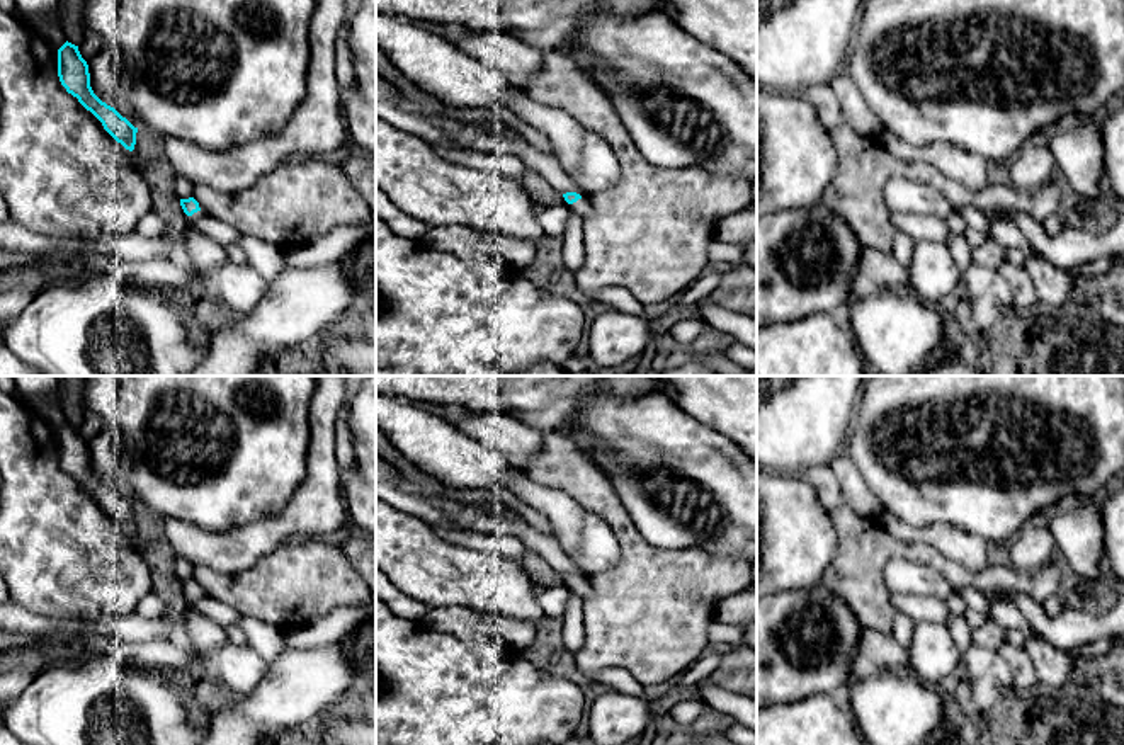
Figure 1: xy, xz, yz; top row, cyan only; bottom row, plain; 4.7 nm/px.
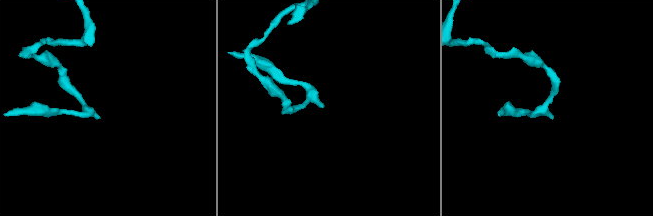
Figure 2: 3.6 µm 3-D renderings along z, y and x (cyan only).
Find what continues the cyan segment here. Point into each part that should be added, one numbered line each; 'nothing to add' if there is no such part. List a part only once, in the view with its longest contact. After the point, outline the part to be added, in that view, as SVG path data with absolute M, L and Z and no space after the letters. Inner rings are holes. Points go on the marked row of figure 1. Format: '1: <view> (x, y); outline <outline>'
nothing to add

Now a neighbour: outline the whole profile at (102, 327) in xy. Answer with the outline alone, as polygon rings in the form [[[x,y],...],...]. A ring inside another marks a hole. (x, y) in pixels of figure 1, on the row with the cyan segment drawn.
[[[88,274],[78,286],[48,286],[3,330],[3,344],[41,376],[184,376],[175,349],[189,340],[182,301],[111,274]]]

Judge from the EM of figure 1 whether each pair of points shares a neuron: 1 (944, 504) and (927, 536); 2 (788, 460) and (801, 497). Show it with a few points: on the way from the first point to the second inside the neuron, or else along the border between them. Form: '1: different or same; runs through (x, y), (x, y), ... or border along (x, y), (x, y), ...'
1: different; border along (895, 514), (913, 524), (949, 523), (973, 533)
2: different; border along (784, 472), (800, 475)

